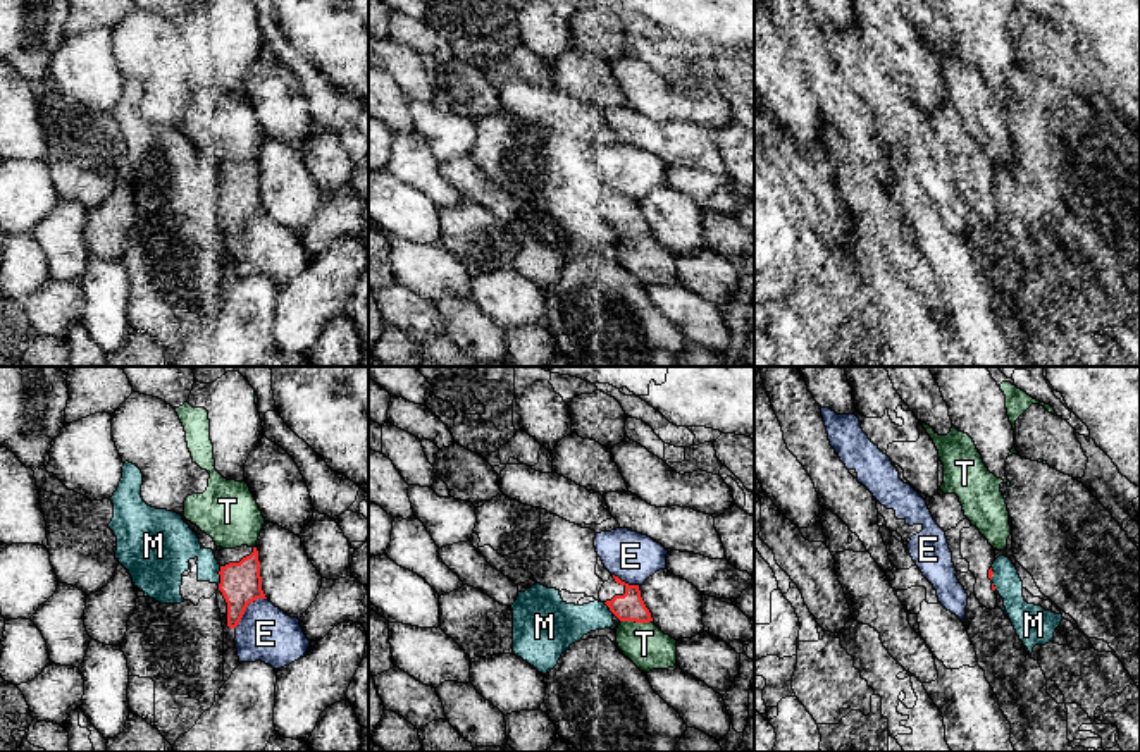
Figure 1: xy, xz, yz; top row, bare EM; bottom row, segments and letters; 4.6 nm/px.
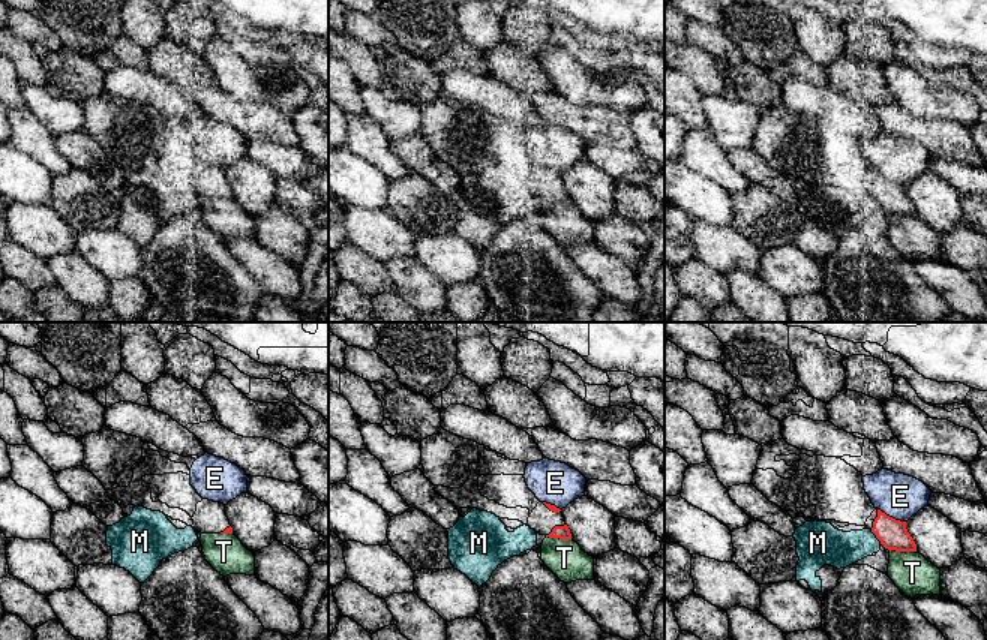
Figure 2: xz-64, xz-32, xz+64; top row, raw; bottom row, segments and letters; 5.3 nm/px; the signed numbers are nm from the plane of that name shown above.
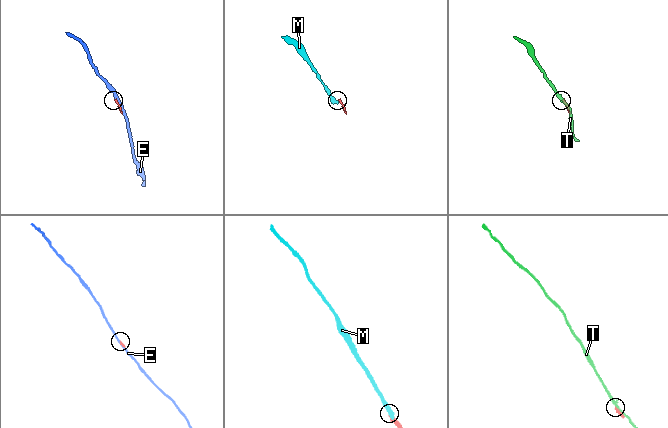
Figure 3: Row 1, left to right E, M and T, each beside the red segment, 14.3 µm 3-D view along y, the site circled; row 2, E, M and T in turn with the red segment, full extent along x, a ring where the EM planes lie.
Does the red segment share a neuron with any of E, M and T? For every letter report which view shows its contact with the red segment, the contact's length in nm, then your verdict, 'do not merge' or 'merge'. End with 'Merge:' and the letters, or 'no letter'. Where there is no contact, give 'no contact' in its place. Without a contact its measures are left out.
E: contact in xy; length 200 nm; do not merge
M: contact in xy; length 90 nm; do not merge
T: contact in xz; length 150 nm; do not merge
Merge: no letter

